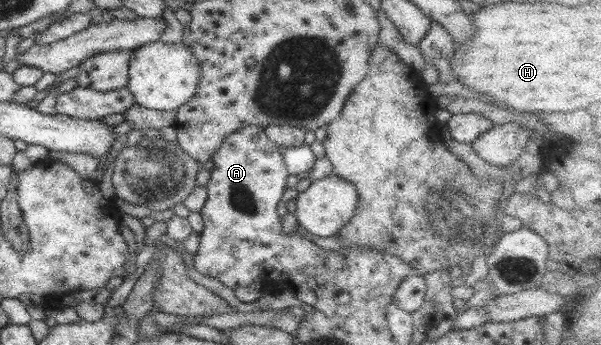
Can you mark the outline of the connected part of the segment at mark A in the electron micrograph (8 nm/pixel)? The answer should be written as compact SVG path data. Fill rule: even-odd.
M251 124L232 131L212 155L214 167L206 185L208 198L200 213L205 229L200 233L201 245L194 255L194 267L234 291L265 281L271 271L283 275L302 271L303 277L316 288L312 281L343 268L345 258L339 251L321 249L301 236L298 229L286 236L282 234L277 203L286 190L290 173L282 148L266 136L264 128L263 124Z

